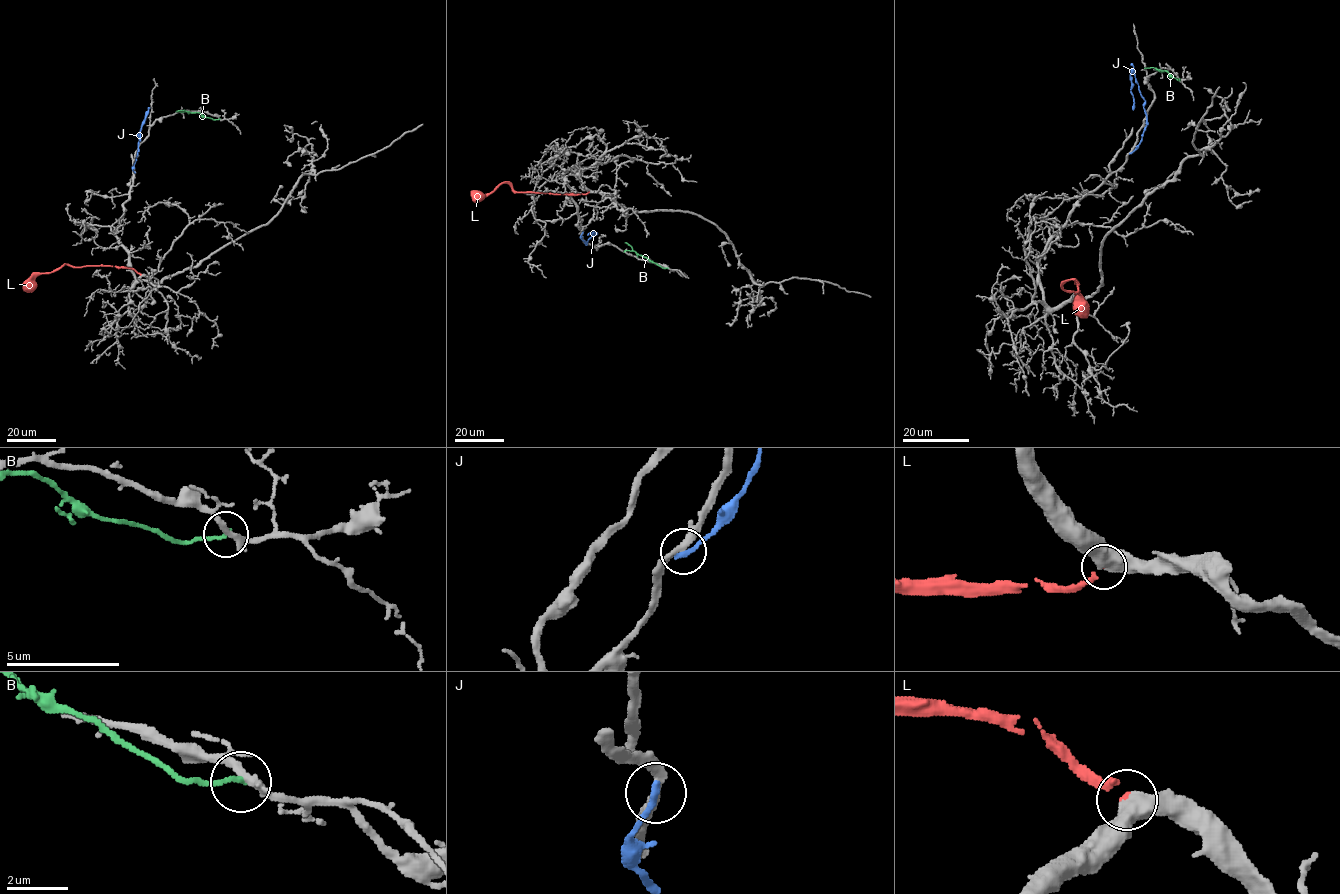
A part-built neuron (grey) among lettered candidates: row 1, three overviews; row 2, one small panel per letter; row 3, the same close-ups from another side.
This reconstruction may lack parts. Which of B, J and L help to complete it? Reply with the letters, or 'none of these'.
L

